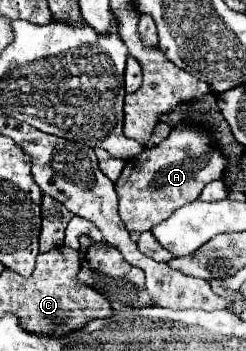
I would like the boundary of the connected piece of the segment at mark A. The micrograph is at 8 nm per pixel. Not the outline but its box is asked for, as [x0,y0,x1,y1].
[115,124,227,232]

